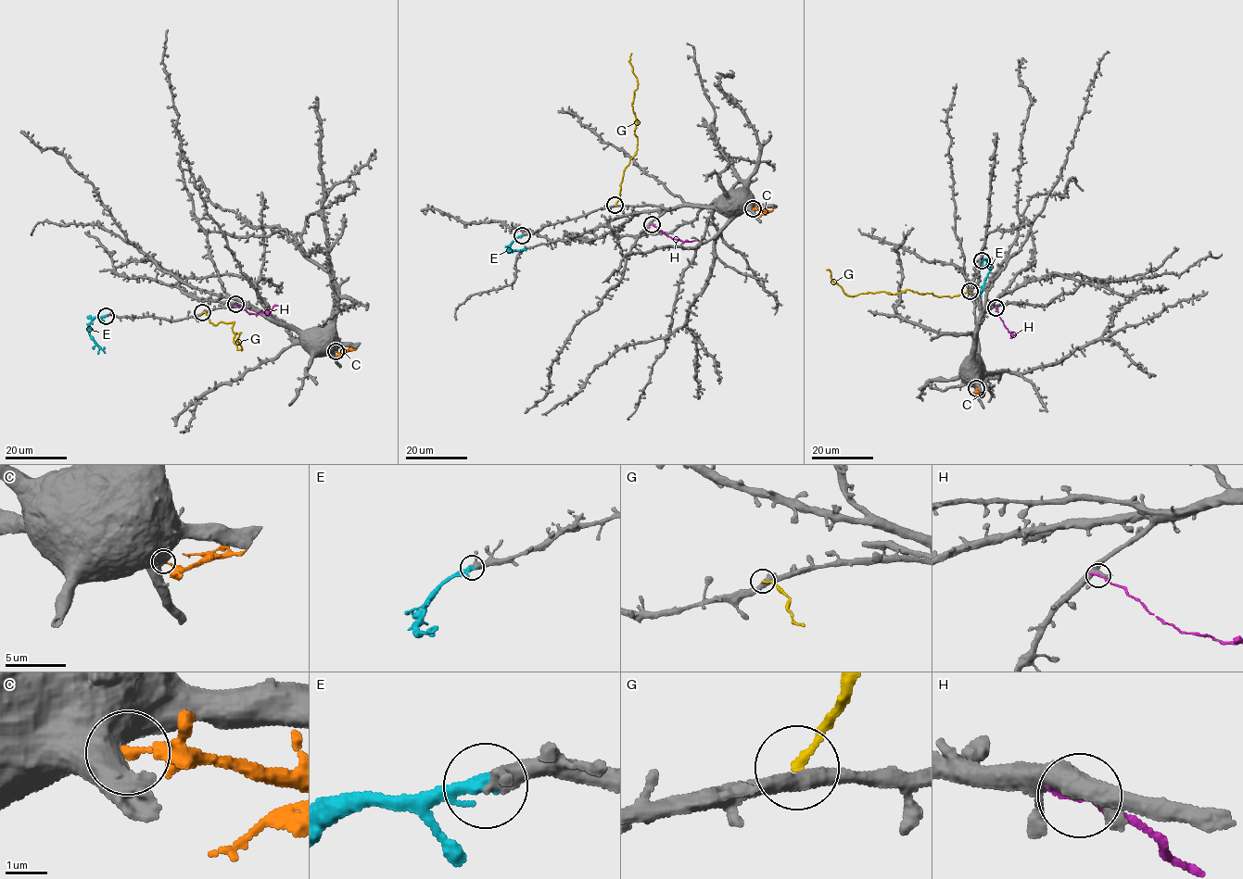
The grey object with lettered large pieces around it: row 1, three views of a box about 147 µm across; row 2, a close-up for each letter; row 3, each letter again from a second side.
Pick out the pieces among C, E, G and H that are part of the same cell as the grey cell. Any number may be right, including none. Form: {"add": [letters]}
{"add": ["E"]}

